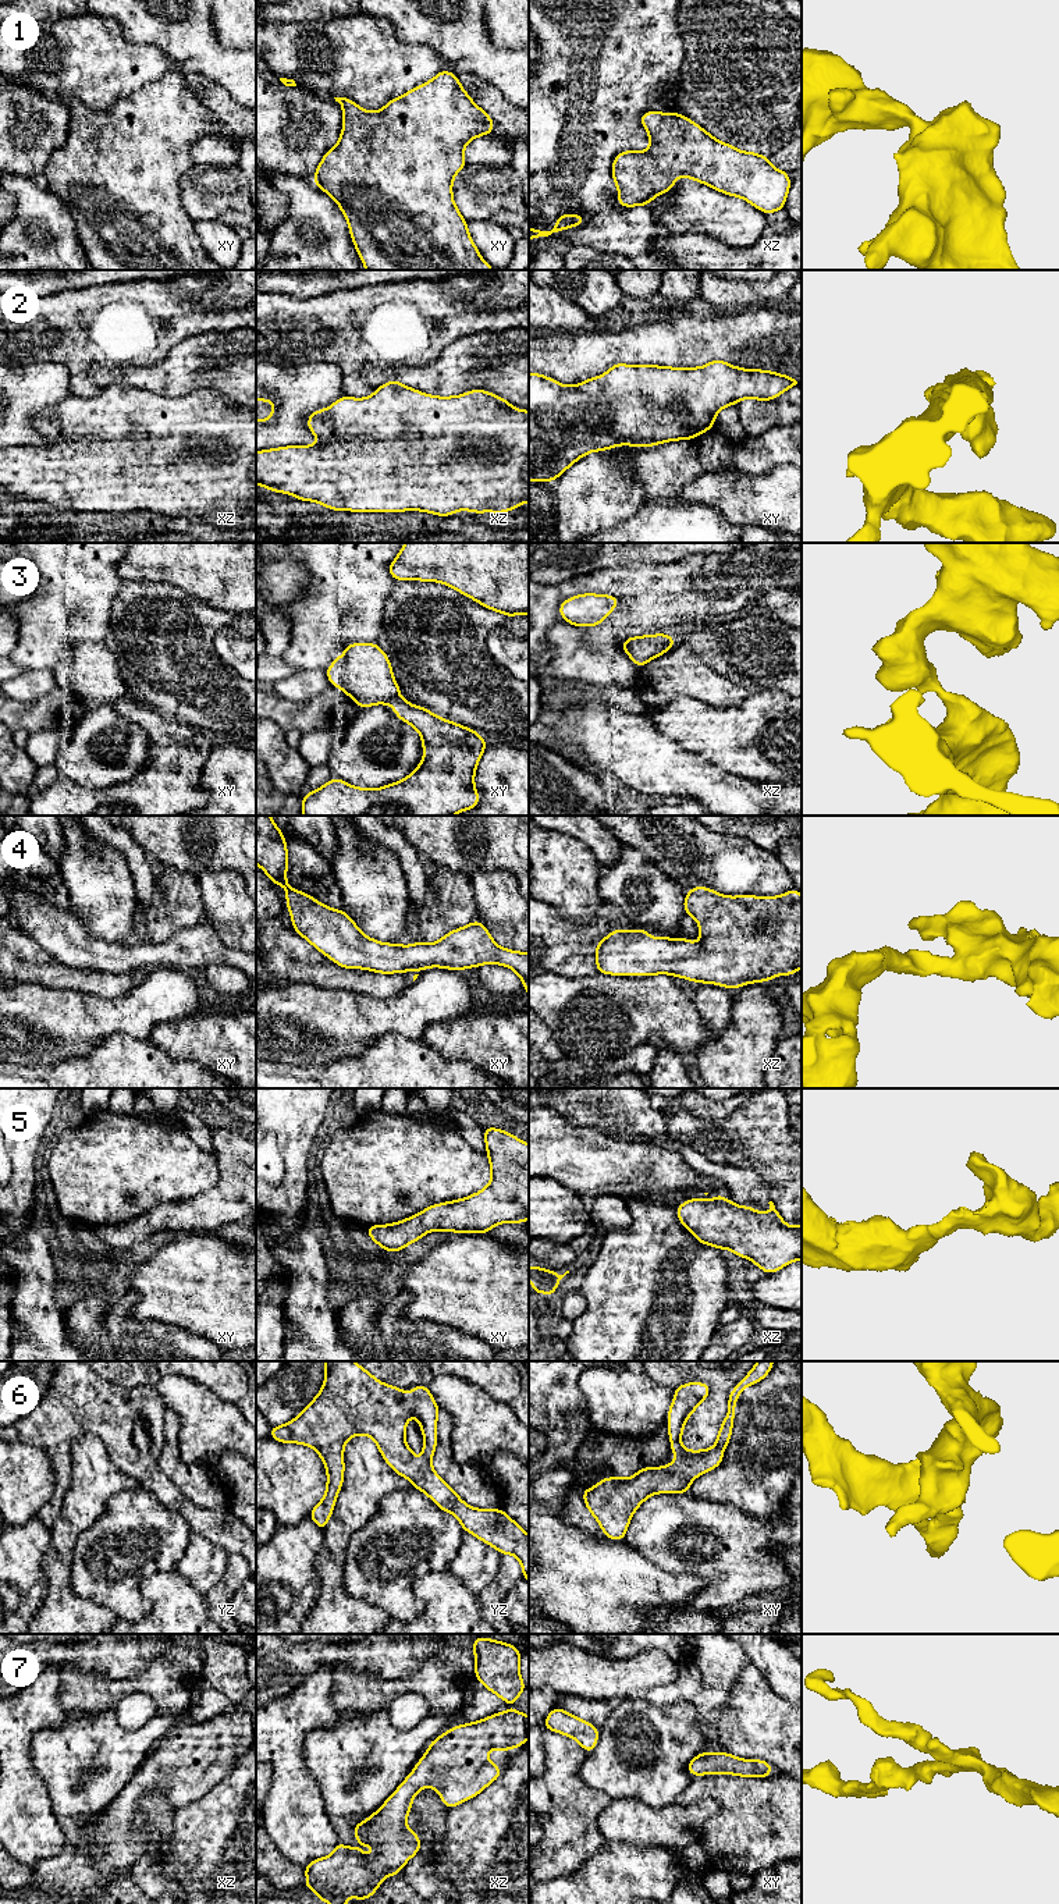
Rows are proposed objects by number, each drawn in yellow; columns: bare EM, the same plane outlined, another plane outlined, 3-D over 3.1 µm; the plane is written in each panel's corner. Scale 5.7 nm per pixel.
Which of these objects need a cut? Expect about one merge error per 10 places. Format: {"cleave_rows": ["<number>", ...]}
{"cleave_rows": ["3"]}

